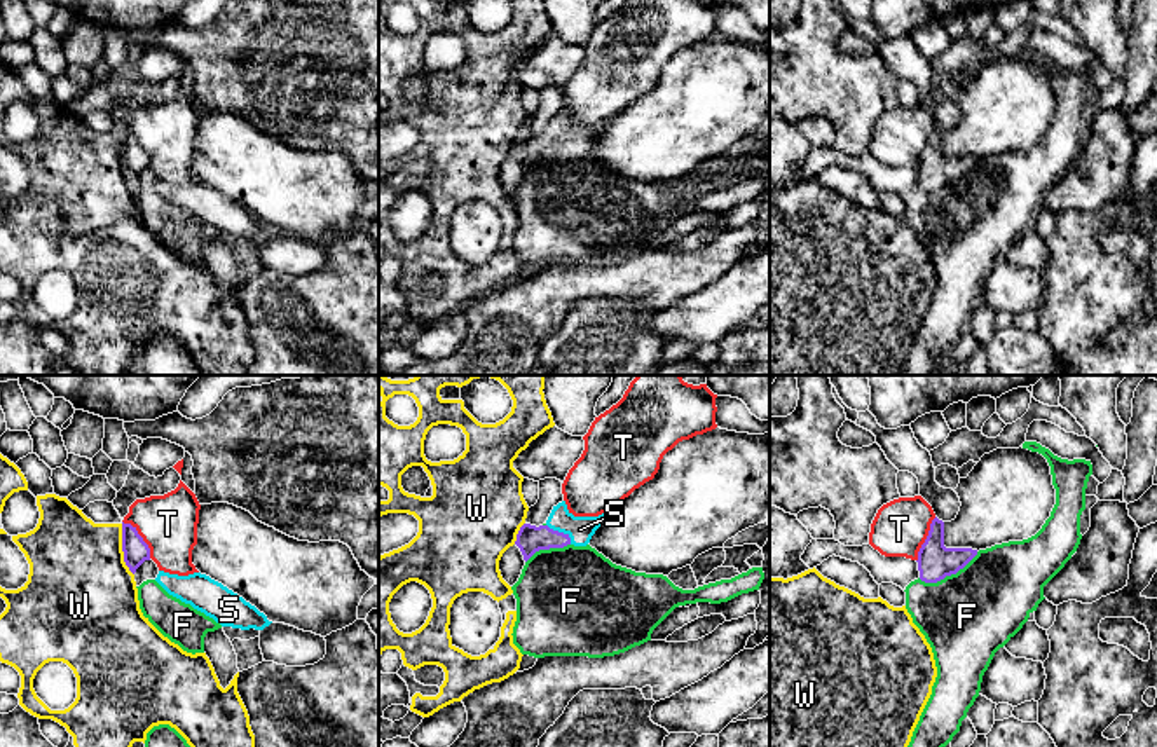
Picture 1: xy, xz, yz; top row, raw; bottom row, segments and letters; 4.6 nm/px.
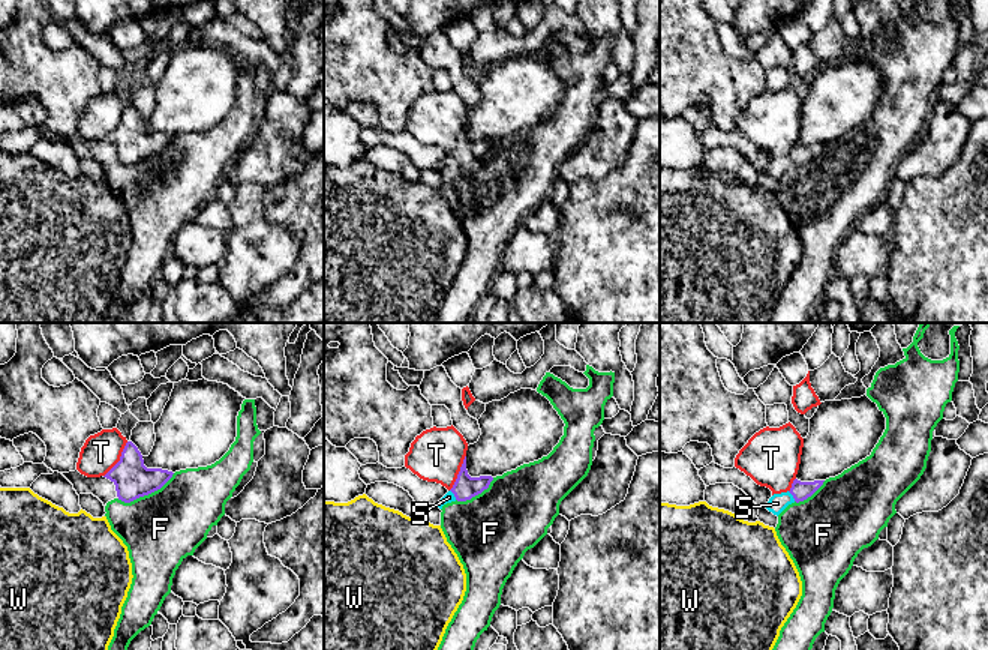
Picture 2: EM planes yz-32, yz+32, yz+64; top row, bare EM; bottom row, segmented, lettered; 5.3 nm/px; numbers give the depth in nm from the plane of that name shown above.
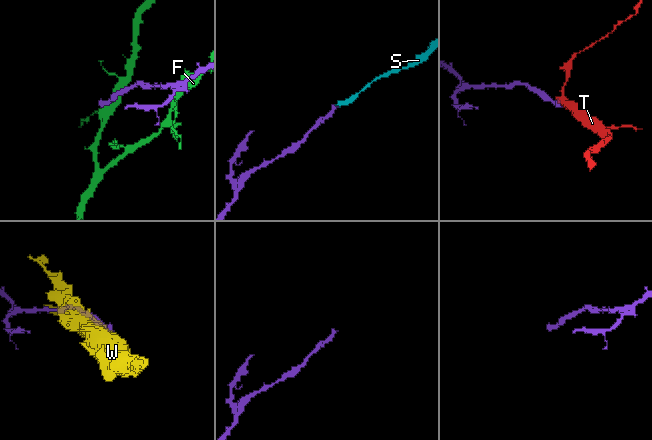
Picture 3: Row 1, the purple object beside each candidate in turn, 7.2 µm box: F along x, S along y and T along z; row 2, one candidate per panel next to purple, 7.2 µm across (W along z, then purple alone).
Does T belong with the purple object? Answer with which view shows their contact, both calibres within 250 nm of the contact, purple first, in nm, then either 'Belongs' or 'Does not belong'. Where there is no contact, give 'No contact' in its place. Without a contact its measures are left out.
Touches purple in xy. Thickness 110 nm (purple) against 280 nm. Does not belong

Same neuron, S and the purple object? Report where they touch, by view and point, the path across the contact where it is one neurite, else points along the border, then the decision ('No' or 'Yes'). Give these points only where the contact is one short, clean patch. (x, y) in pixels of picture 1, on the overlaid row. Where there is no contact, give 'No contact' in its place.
Touches purple at xz (561, 533). Path across: xz (529, 540), (561, 533), (580, 529). Yes

